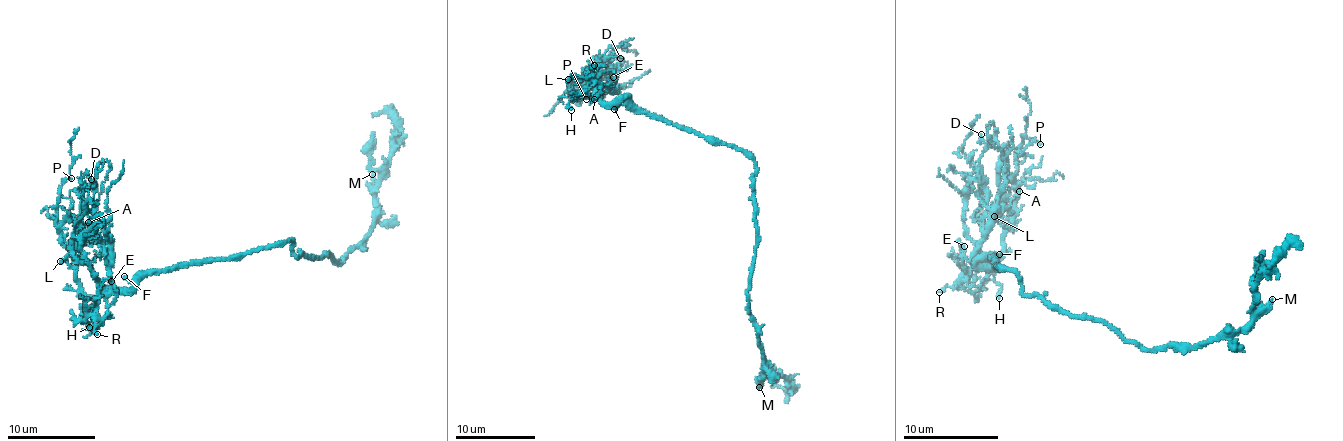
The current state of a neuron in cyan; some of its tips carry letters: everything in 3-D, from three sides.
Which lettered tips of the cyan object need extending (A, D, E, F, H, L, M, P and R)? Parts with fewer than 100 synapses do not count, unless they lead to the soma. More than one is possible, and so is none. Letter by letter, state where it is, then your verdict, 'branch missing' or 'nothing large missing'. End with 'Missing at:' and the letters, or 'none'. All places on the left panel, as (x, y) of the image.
A: (88, 222) | nothing large missing
D: (91, 179) | nothing large missing
E: (111, 281) | nothing large missing
F: (124, 276) | branch missing
H: (89, 327) | nothing large missing
L: (60, 261) | nothing large missing
M: (372, 174) | nothing large missing
P: (71, 178) | nothing large missing
R: (97, 334) | nothing large missing
Missing at: F

